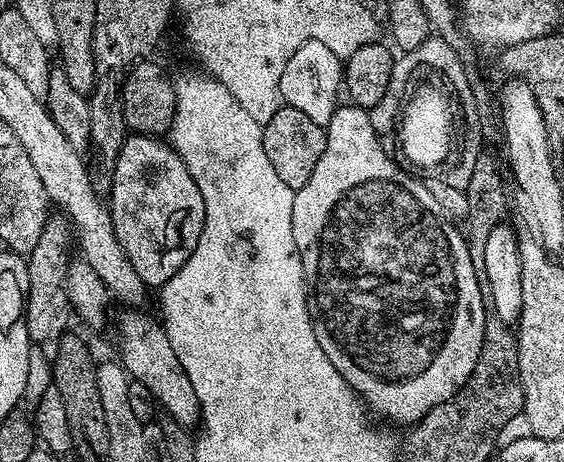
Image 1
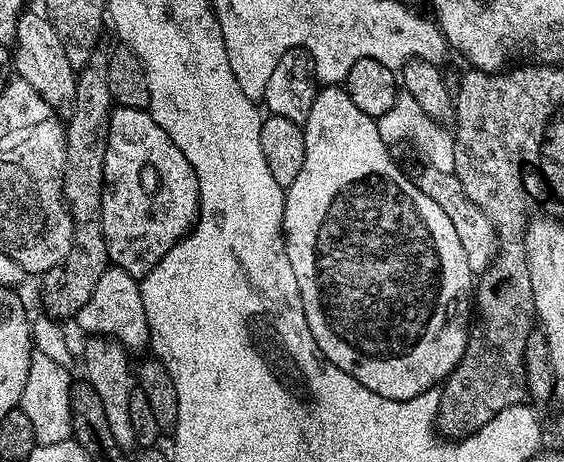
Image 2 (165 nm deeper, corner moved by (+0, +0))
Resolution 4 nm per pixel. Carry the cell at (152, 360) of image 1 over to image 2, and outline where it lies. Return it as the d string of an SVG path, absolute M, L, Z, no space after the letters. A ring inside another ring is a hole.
M110 266L98 278L98 286L94 286L94 294L86 301L86 306L78 310L74 318L82 331L88 332L89 337L106 336L109 340L117 340L125 349L134 352L142 346L149 345L148 319L146 310L142 306L142 294L140 293L140 280L137 277L126 274L126 270Z

